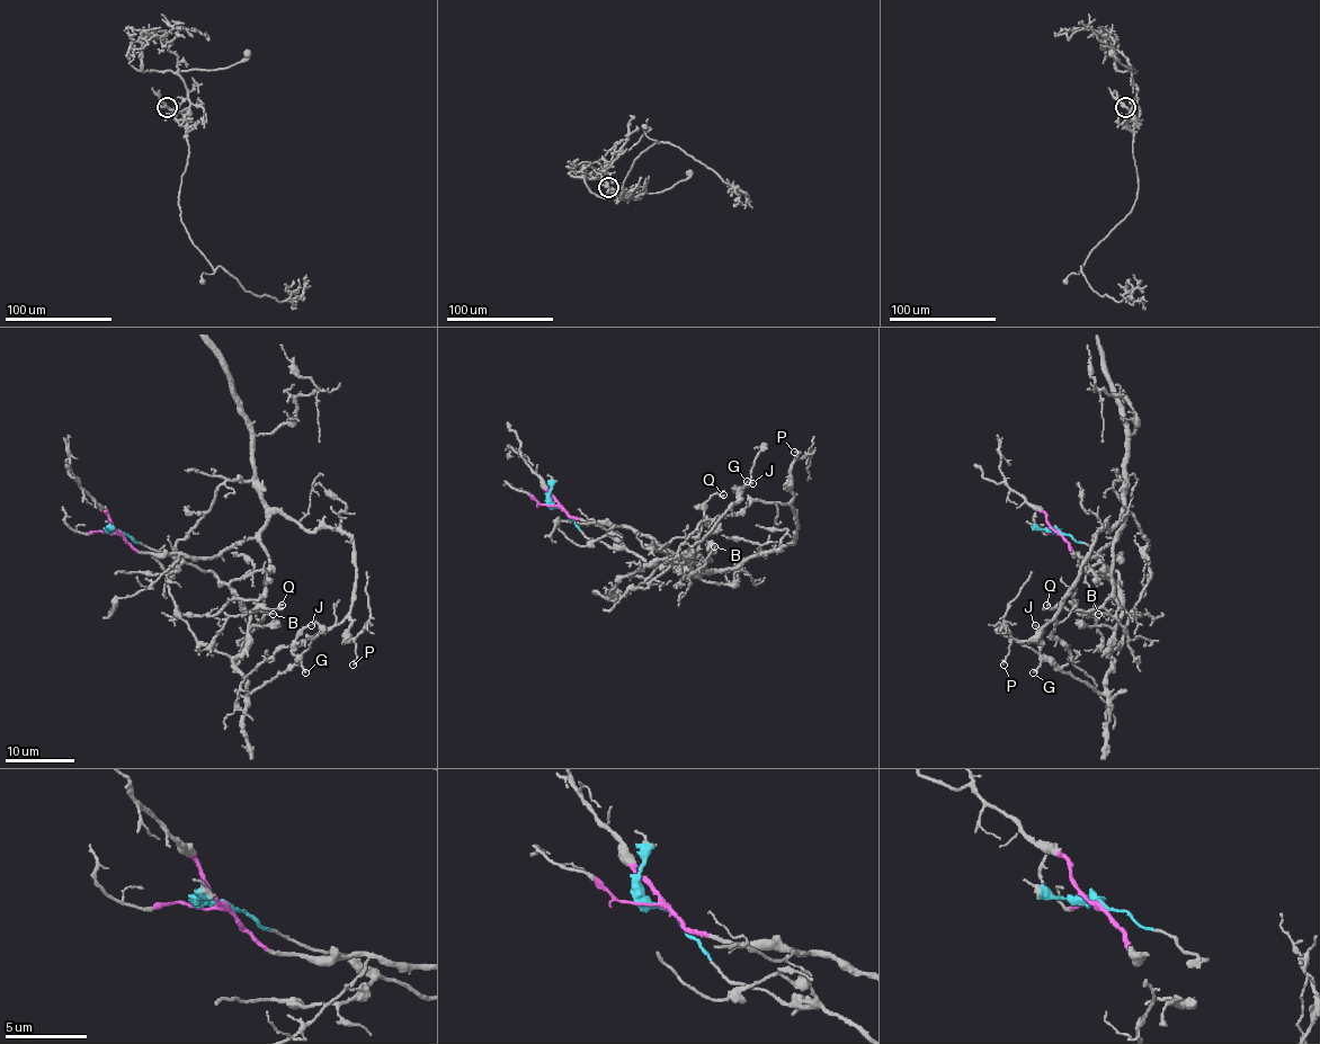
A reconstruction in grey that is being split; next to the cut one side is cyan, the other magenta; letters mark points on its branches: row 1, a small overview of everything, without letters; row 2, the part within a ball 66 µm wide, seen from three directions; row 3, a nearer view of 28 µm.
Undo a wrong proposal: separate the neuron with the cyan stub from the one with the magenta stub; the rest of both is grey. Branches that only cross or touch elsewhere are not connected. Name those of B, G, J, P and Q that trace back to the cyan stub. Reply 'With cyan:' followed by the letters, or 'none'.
With cyan: G, J

